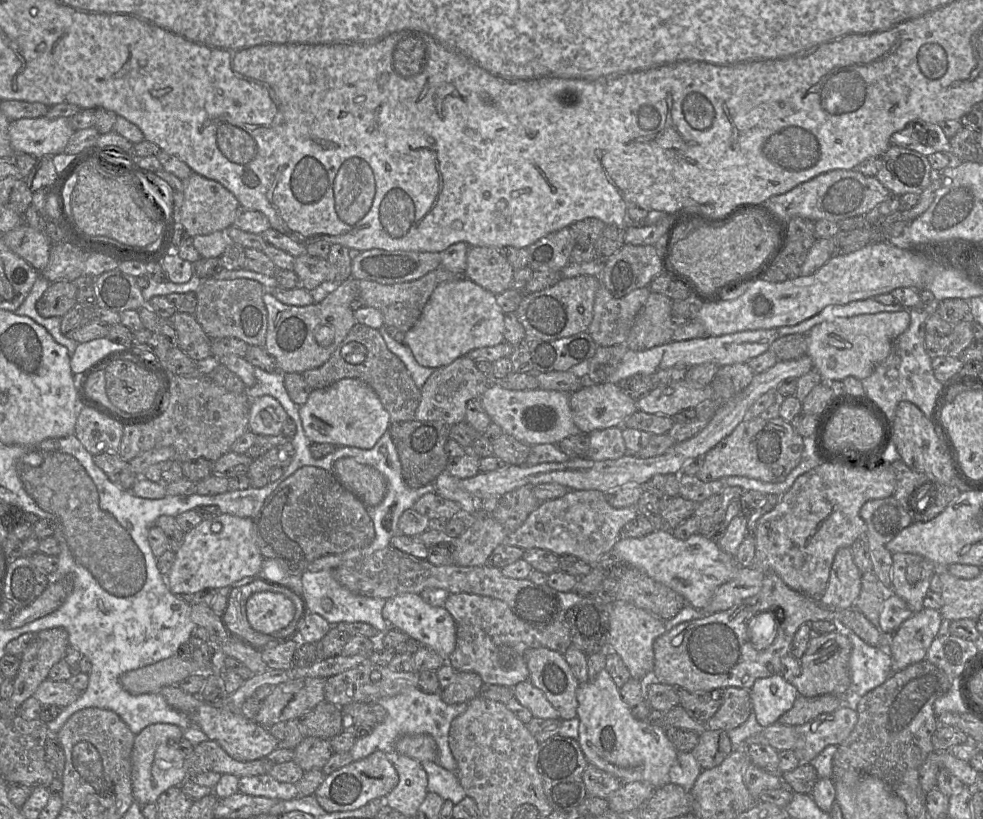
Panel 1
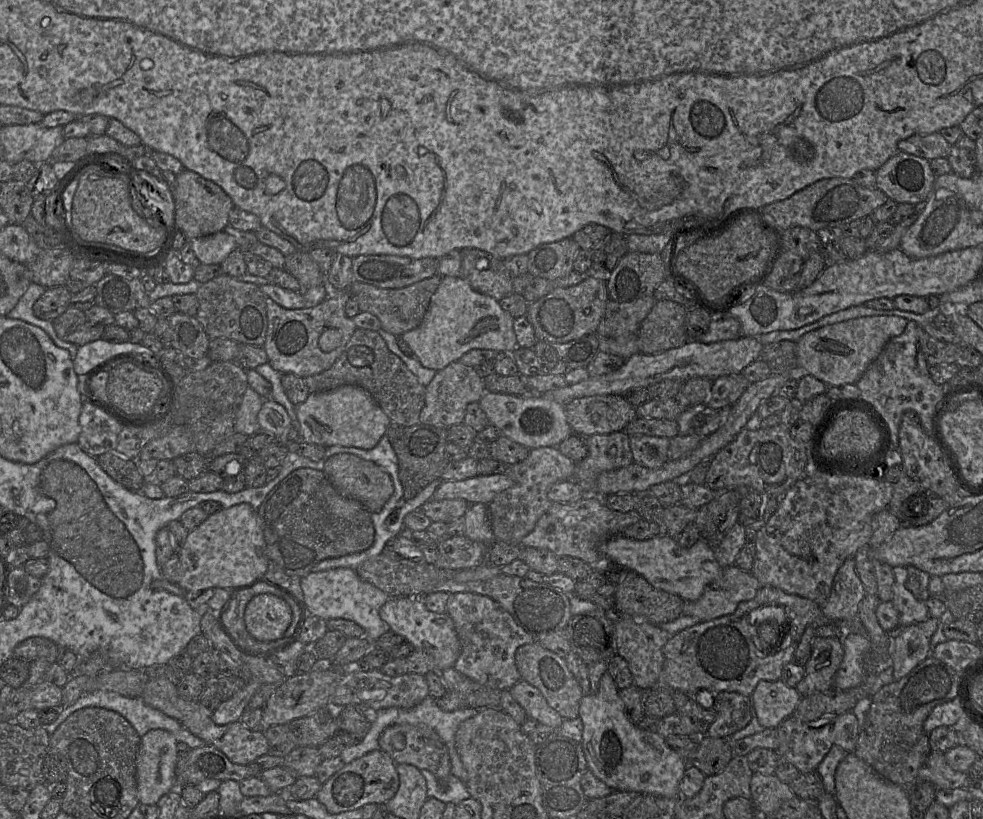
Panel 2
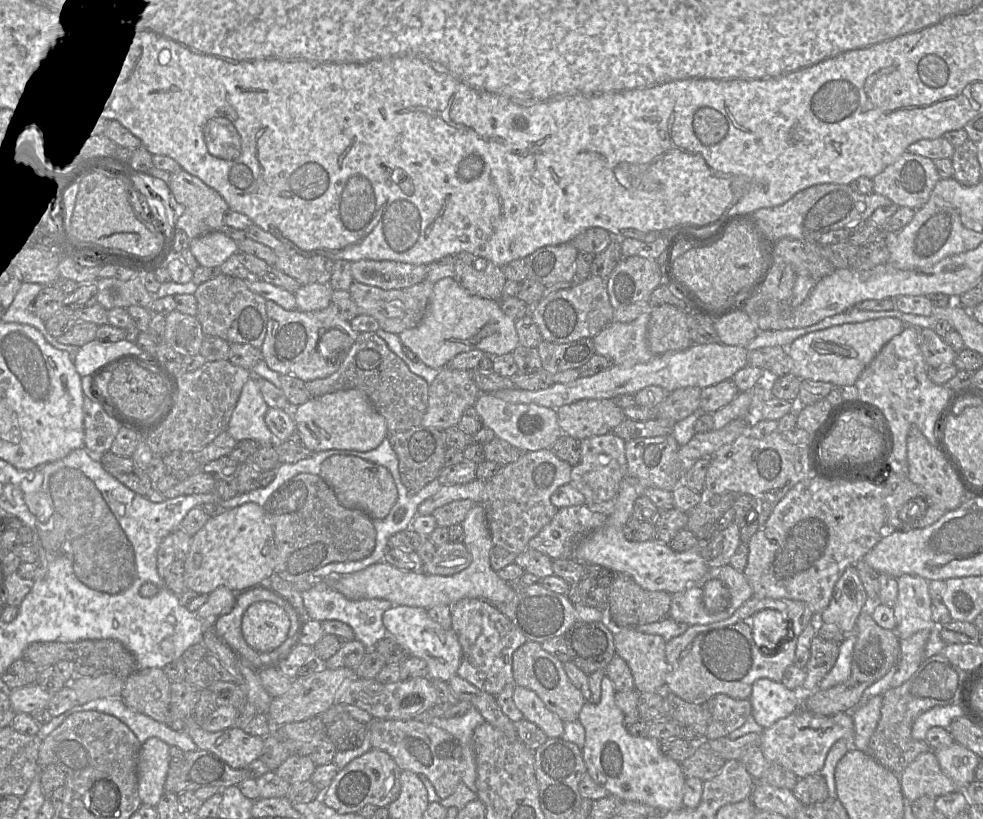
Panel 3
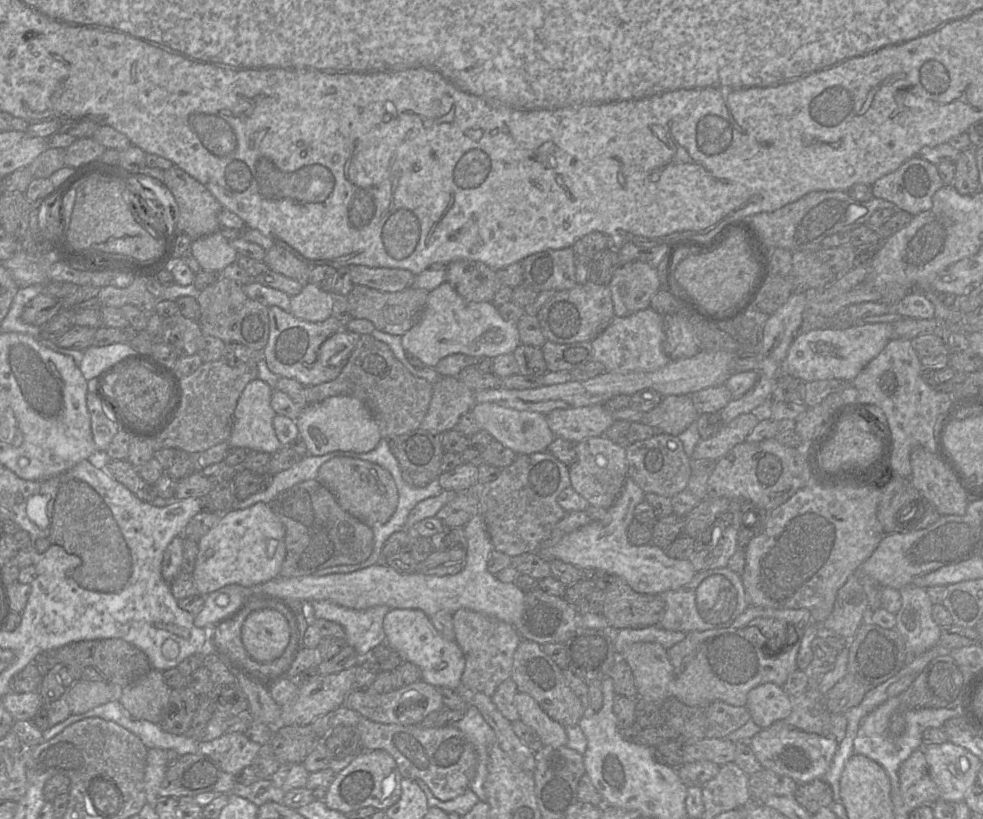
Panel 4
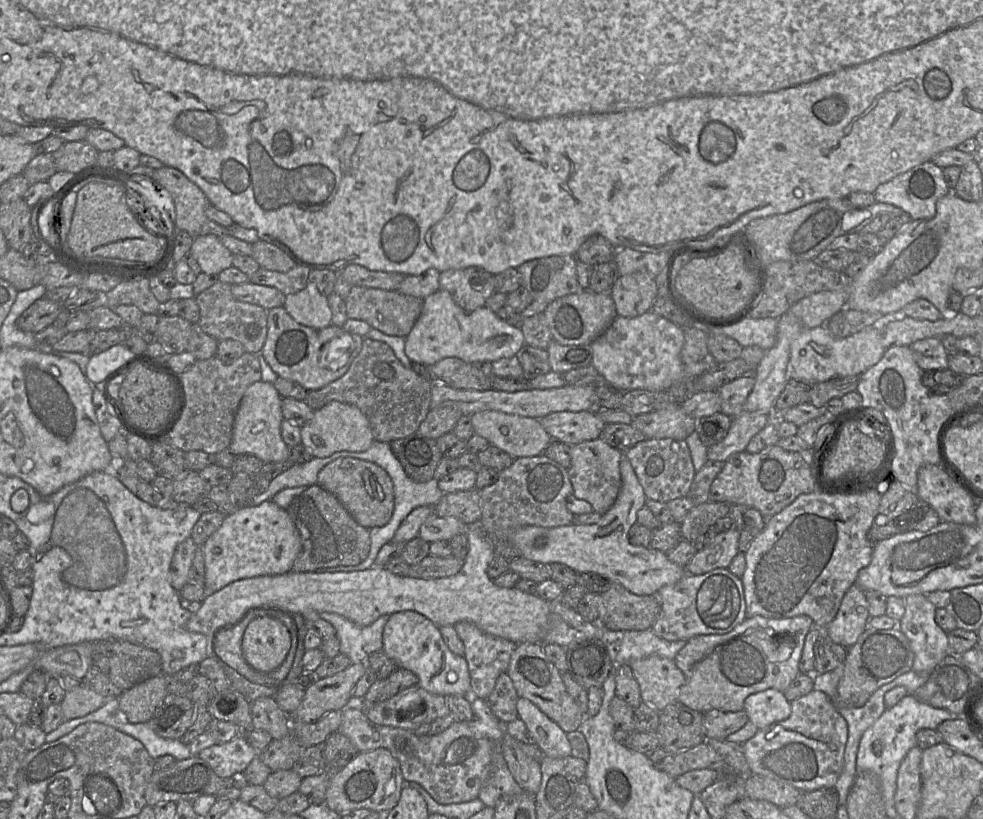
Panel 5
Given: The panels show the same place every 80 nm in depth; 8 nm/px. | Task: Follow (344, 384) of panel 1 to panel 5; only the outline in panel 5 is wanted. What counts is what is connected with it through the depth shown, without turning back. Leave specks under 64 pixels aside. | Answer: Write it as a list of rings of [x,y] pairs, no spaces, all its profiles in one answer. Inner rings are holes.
[[[331,401],[314,411],[313,418],[300,428],[301,443],[314,458],[324,458],[339,451],[365,451],[374,437],[365,414],[355,405]]]

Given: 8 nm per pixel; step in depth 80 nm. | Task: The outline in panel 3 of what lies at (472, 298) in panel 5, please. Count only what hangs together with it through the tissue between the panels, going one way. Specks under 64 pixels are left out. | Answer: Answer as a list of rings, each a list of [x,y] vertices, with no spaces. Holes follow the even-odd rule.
[[[469,253],[454,255],[454,279],[471,295],[499,301],[506,277],[503,269],[490,260]]]

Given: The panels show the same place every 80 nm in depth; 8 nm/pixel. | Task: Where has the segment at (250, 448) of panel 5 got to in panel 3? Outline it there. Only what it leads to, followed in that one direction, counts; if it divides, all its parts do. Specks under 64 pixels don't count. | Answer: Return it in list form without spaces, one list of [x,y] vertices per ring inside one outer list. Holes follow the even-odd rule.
[[[252,376],[242,388],[228,424],[228,433],[237,442],[252,439],[261,446],[273,446],[276,439],[265,422],[268,409],[269,406],[261,394],[257,377]]]

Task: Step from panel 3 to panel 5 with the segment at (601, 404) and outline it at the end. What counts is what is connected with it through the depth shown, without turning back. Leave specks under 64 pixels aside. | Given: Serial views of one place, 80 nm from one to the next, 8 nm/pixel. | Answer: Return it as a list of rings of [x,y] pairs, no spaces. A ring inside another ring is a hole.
[[[596,409],[554,412],[538,420],[553,441],[570,446],[599,438],[606,426]]]

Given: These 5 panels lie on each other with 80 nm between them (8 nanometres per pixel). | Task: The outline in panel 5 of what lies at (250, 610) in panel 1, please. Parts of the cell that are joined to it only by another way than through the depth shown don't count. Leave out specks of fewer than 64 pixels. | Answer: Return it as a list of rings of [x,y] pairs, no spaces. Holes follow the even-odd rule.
[[[272,617],[254,618],[245,629],[242,638],[242,654],[255,670],[270,672],[286,659],[291,647],[287,627]]]

